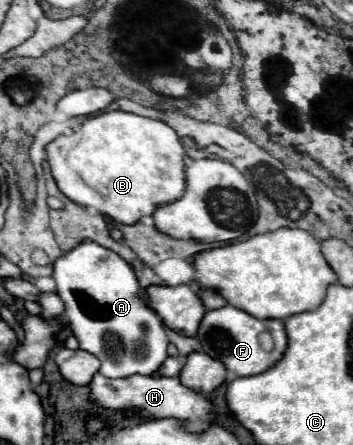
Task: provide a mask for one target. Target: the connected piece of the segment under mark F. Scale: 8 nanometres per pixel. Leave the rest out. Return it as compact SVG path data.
M226 305L222 309L206 311L200 323L200 345L202 351L210 357L222 361L228 371L238 377L248 377L256 373L264 373L280 361L284 355L284 345L288 345L288 337L284 337L284 323L278 319L256 319L242 309Z

